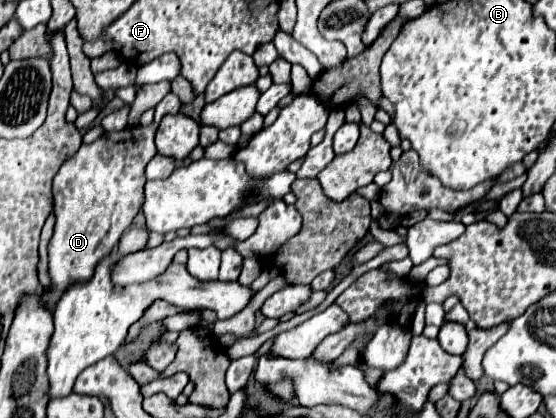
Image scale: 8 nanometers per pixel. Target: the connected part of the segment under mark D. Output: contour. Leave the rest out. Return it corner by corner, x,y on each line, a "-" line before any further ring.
172,92
166,94
164,100
156,106
156,114
154,114
152,124
148,124
148,126
126,126
120,132
104,132
92,144
82,144
78,148
78,152
72,158
68,158
62,164
62,168
58,170
58,174
54,176
54,188
52,190
54,190
56,226
54,226
54,236
52,236
50,246
48,246
48,256
50,256
48,272
50,272
54,290
42,292
44,300
50,306
54,306
58,302
58,298
64,294
64,290
72,282
86,282
92,278
94,268
100,262
100,258
104,258
112,252
112,248
118,244
124,230
130,226
134,216
140,212
142,198
144,198
144,184
146,184
144,168
156,156
156,146
154,146
156,128
166,114
178,114
180,104
182,102
176,94
172,94

